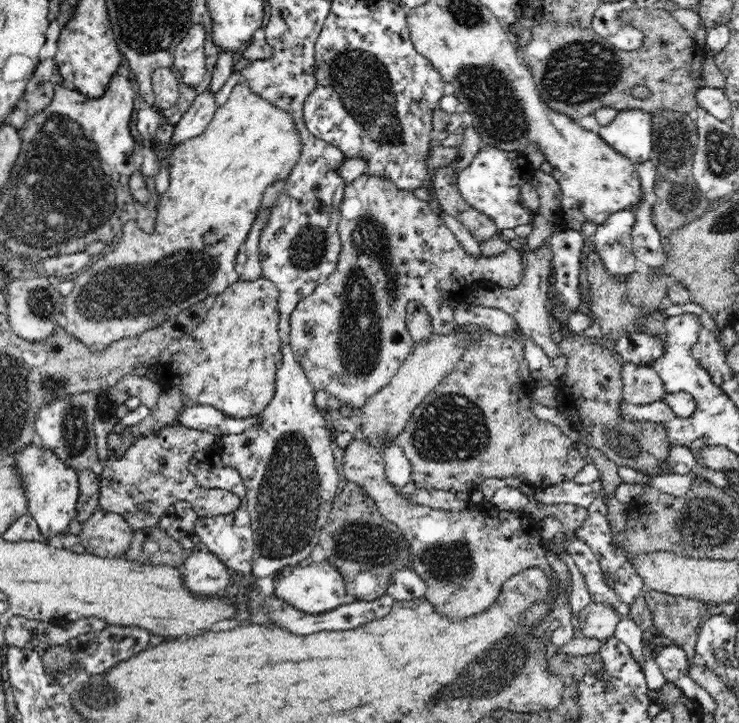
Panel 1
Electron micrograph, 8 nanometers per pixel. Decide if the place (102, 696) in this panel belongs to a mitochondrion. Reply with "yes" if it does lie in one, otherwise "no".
yes

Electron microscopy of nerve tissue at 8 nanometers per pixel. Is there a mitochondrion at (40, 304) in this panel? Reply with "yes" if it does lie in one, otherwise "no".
yes

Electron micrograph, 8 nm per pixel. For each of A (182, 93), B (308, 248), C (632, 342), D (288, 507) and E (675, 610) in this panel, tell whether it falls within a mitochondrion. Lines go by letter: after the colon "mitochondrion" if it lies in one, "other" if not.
A: other
B: mitochondrion
C: other
D: mitochondrion
E: other

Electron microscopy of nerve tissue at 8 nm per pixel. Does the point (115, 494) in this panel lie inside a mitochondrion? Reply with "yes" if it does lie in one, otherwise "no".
no

